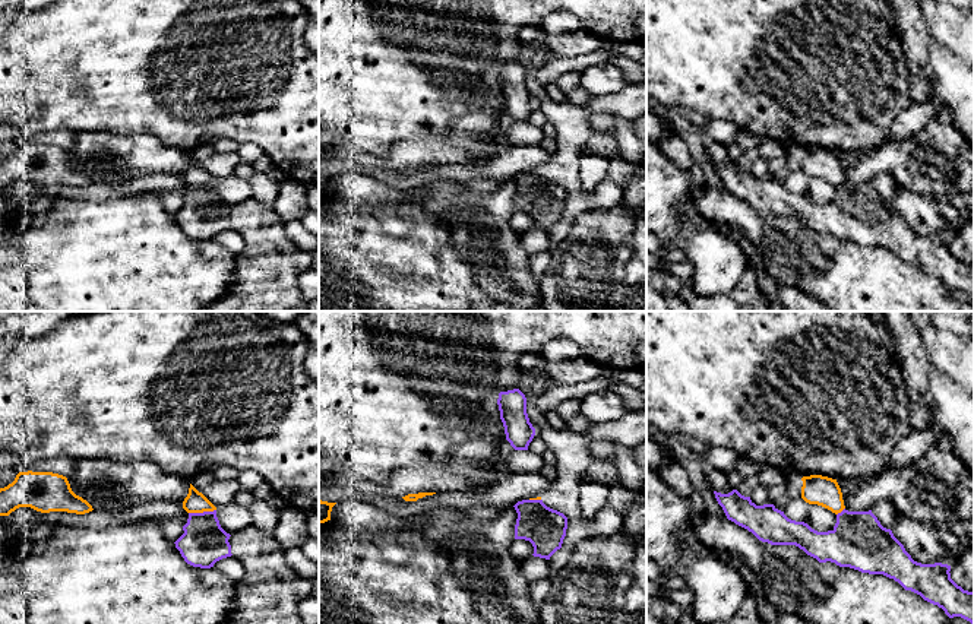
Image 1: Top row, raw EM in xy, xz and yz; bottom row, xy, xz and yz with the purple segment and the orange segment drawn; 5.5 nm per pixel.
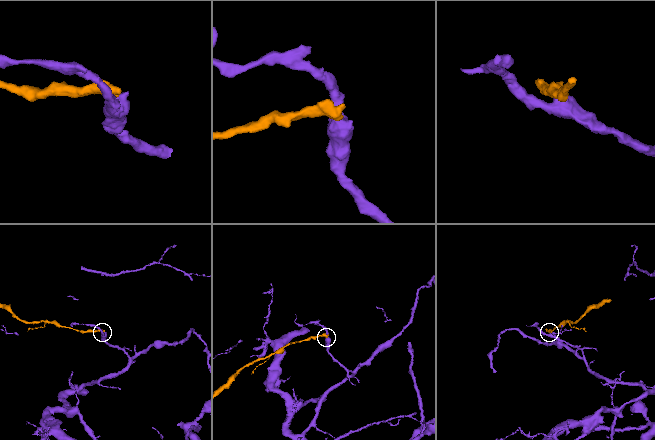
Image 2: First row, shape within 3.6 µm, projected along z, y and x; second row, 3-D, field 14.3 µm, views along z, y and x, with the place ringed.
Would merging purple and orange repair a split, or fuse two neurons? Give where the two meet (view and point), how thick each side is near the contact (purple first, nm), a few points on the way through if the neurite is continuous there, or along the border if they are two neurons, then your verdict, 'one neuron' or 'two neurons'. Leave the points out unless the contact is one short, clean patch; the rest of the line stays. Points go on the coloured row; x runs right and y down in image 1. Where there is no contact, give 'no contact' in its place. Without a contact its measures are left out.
meets purple in xy at (204, 512); 260 nm thick on the purple side, 120 nm on the other; border along xy (215, 509), (189, 513); two neurons

